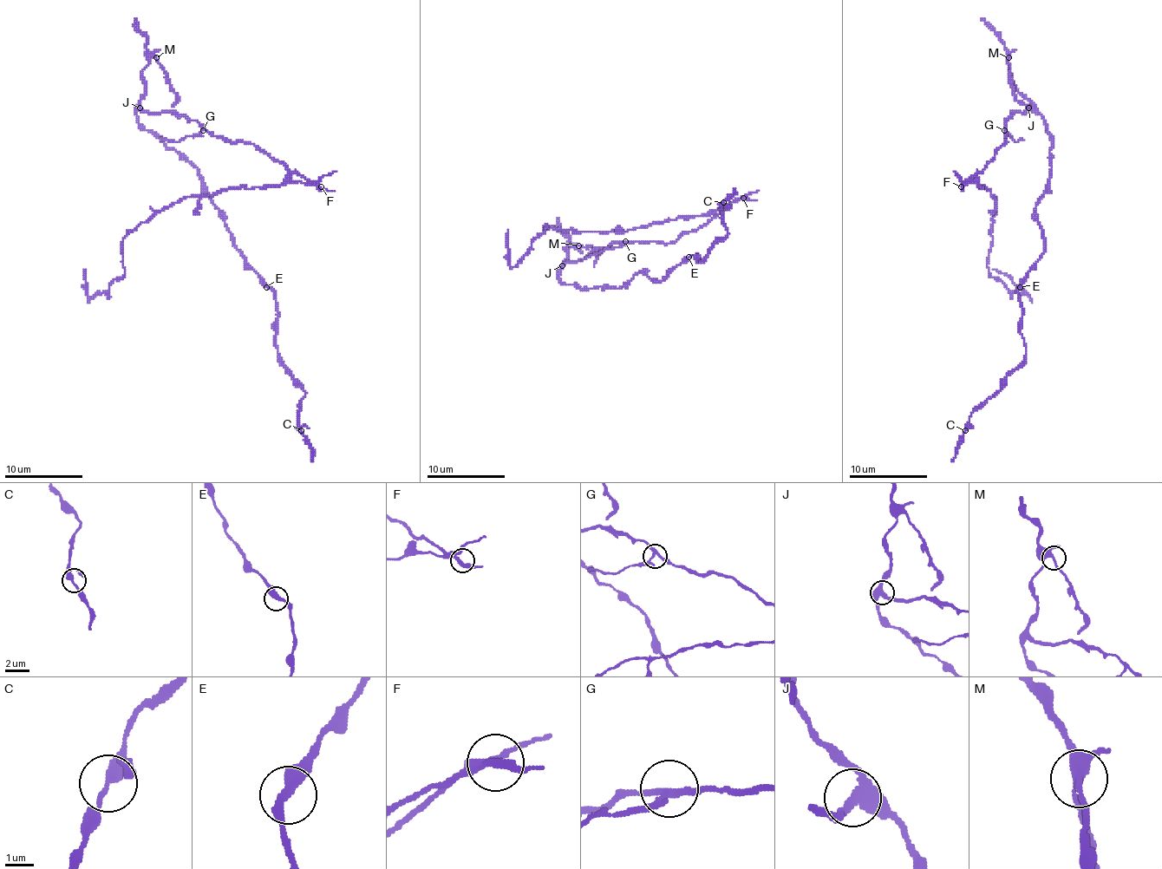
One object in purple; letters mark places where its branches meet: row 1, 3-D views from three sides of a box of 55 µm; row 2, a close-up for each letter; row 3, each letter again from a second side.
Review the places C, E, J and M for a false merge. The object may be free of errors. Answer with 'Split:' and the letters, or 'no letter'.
Split: J

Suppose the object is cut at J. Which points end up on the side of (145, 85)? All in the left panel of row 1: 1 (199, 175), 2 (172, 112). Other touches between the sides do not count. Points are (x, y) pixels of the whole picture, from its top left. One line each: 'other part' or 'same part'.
1: same part
2: other part

